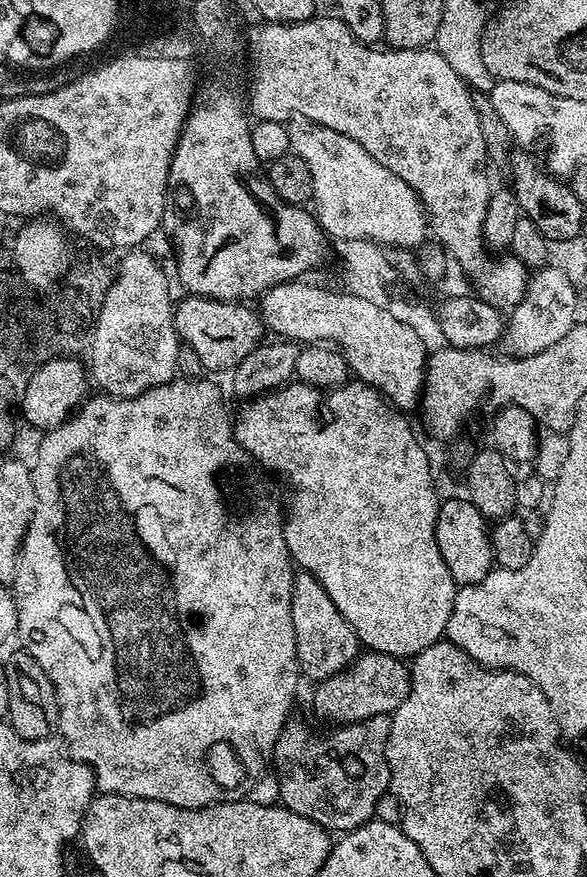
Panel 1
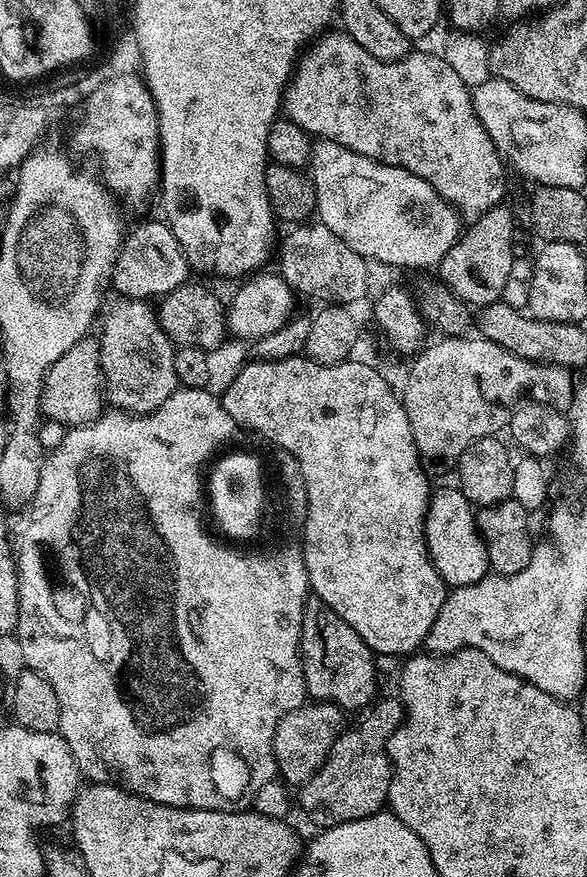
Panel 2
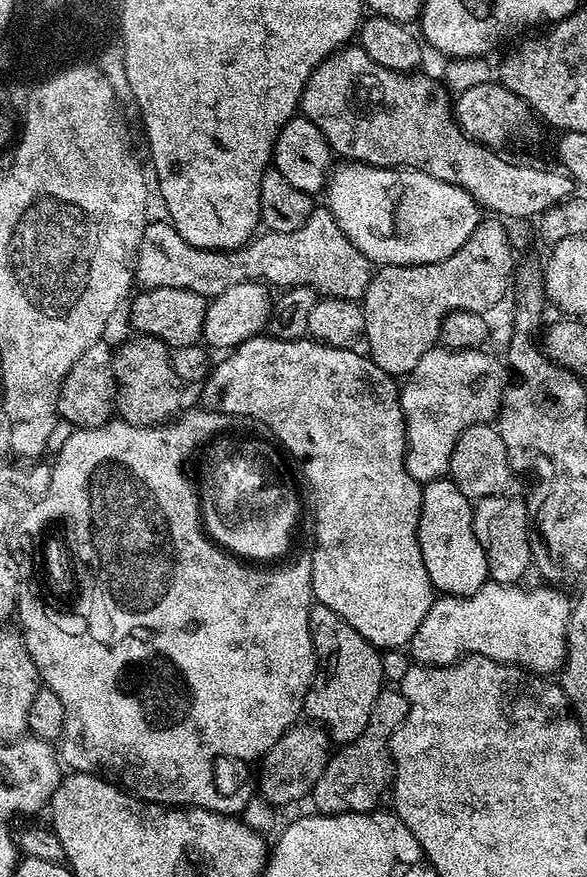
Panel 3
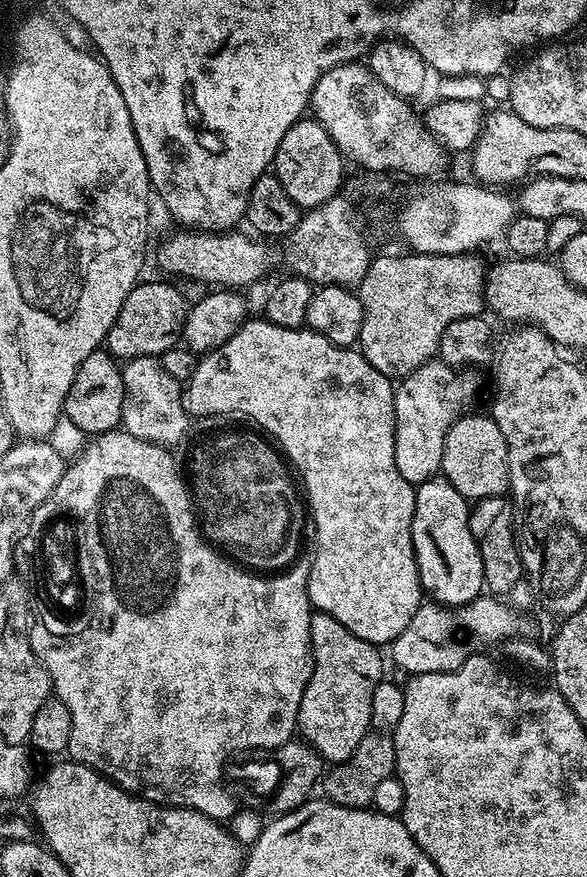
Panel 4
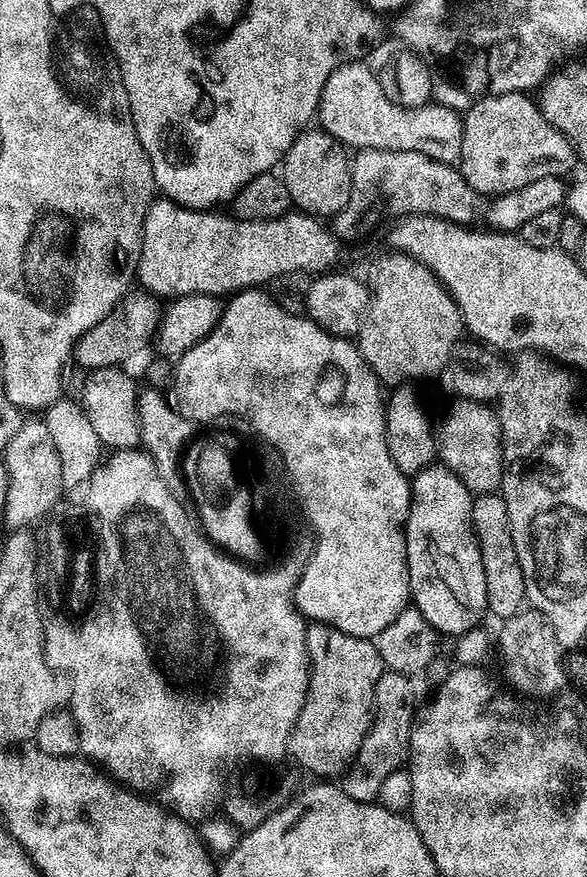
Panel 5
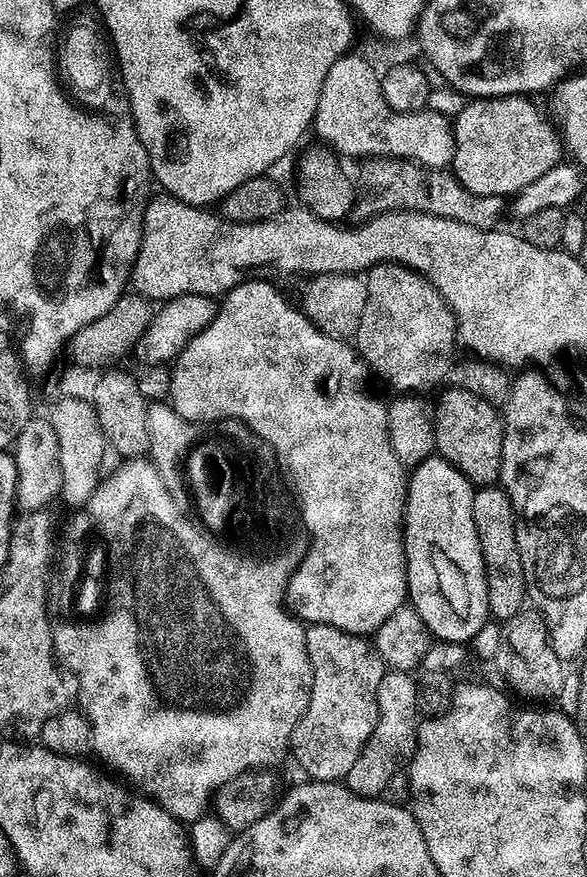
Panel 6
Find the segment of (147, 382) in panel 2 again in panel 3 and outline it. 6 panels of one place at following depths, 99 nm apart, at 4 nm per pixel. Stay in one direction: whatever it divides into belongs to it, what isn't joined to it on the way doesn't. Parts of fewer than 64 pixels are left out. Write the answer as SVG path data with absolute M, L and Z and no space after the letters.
M132 338L112 354L112 378L116 381L115 411L119 419L134 426L151 428L154 424L171 421L181 411L182 385L174 374L172 353L168 345L151 338Z

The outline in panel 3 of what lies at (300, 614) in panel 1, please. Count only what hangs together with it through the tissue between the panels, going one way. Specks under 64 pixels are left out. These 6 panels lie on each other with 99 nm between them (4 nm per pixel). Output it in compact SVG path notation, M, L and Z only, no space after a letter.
M313 603L308 625L312 653L316 655L316 672L304 699L304 712L309 721L323 727L329 740L340 746L350 744L360 737L362 730L366 730L370 710L374 710L374 702L385 687L381 653L366 638L362 638L350 622L334 614L330 606Z

